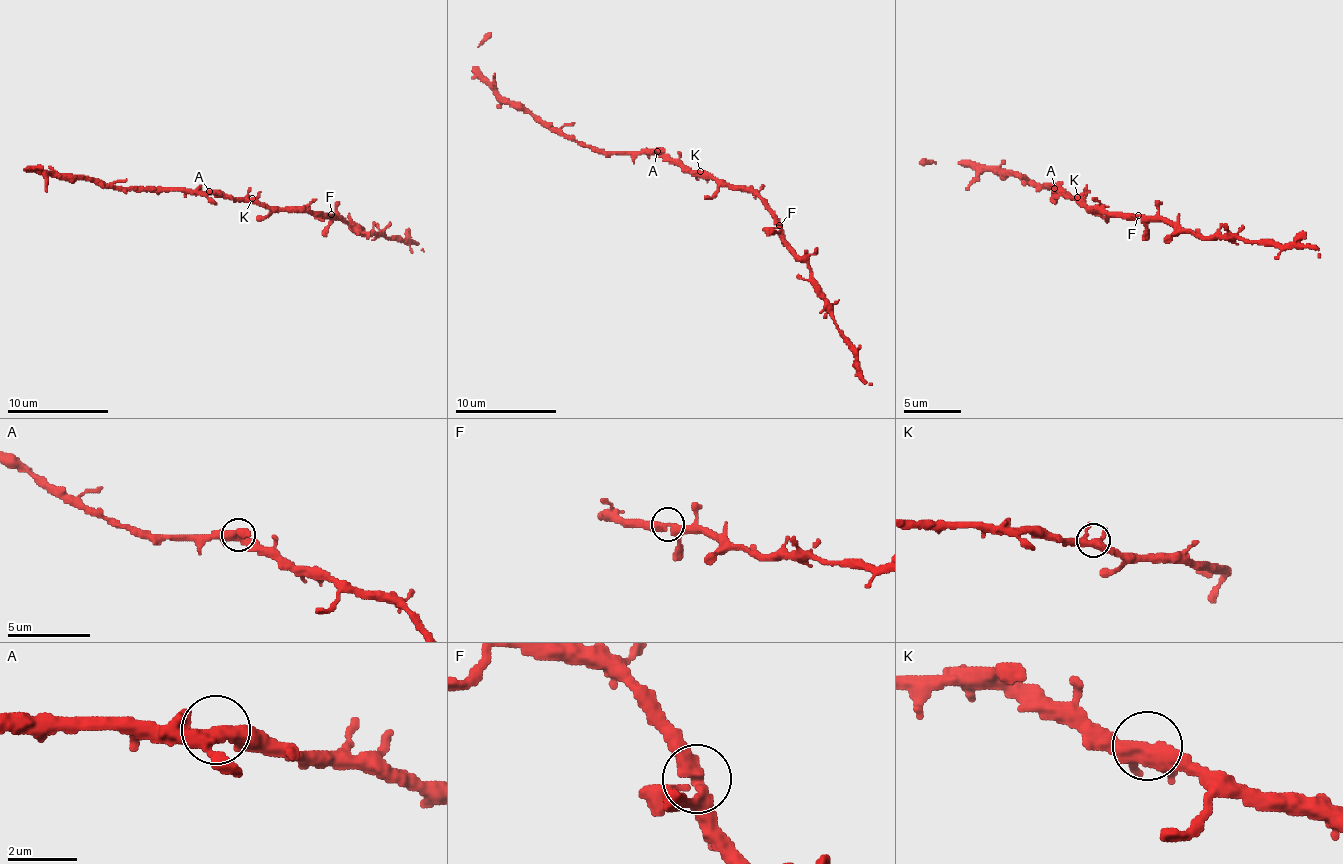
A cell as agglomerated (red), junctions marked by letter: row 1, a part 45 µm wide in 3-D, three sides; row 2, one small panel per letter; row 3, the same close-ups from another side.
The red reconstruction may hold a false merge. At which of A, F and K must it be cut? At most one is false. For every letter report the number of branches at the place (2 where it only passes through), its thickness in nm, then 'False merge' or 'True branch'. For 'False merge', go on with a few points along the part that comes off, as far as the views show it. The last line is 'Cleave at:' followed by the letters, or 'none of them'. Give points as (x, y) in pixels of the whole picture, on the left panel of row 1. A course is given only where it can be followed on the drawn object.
A: Branches: 4. Thickness 360 nm. True branch
F: Branches: 4. Thickness 340 nm. True branch
K: Branches: 4. Thickness 360 nm. True branch
Cleave at: none of them

